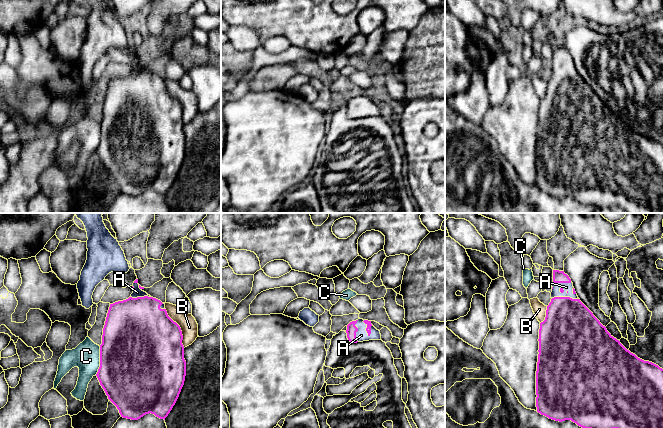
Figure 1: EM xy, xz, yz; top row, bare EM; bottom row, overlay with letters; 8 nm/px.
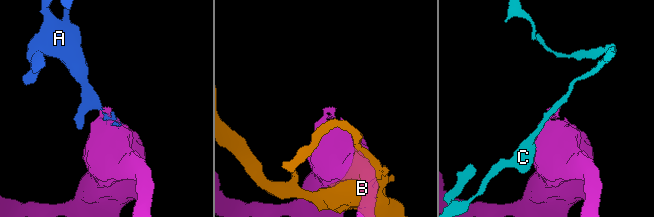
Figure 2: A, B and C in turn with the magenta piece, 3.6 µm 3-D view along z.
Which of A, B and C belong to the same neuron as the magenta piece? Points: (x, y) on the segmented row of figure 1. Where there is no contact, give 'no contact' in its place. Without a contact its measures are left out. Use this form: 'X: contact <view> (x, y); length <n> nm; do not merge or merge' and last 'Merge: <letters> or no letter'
A: contact xz (366, 328); length 140 nm; merge
B: contact xy (180, 328); length 360 nm; do not merge
C: contact xy (100, 360); length 240 nm; do not merge
Merge: A

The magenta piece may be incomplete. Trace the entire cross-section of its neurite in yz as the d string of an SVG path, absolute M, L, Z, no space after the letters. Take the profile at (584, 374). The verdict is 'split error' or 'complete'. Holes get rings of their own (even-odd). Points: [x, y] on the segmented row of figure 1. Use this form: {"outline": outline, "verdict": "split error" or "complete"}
{"outline": "M553 270L551 302L547 306L546 317L540 323L539 354L536 371L536 407L537 412L555 421L571 420L582 428L663 428L663 369L658 365L644 361L627 350L614 338L593 313L578 298L573 283L564 271Z", "verdict": "split error"}

